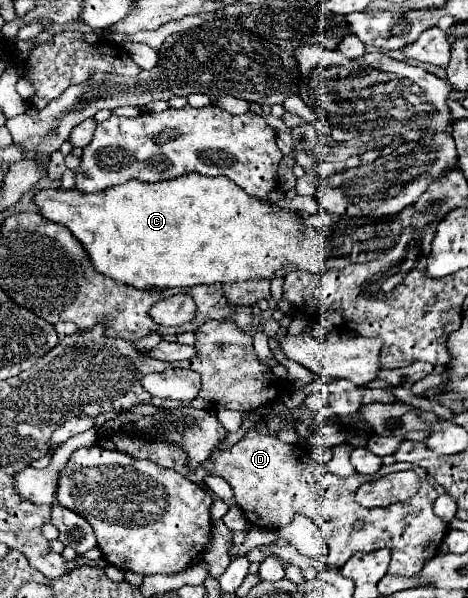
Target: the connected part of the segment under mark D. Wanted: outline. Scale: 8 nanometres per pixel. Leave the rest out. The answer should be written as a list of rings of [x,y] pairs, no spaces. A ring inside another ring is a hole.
[[[249,429],[247,435],[237,441],[235,445],[227,447],[227,449],[219,449],[213,451],[213,455],[199,465],[197,469],[185,469],[187,459],[185,459],[185,451],[183,447],[175,445],[175,443],[167,443],[167,441],[149,441],[143,435],[131,435],[131,433],[99,433],[97,443],[103,449],[111,449],[111,451],[121,451],[127,453],[135,459],[149,459],[161,467],[173,469],[181,475],[185,475],[187,479],[191,479],[193,483],[201,485],[203,479],[207,475],[217,475],[223,477],[231,489],[233,489],[233,499],[235,503],[243,509],[243,513],[247,515],[247,519],[251,521],[251,525],[261,527],[261,529],[279,529],[285,527],[293,521],[295,515],[303,513],[305,517],[313,519],[315,523],[319,523],[321,531],[325,533],[328,544],[327,562],[334,568],[341,568],[353,553],[361,553],[361,551],[375,551],[379,547],[387,547],[391,551],[391,563],[389,563],[389,575],[405,575],[411,577],[417,571],[423,569],[425,561],[429,557],[435,557],[439,551],[439,545],[443,541],[443,537],[447,535],[447,523],[443,519],[439,519],[433,513],[433,503],[437,499],[437,491],[433,485],[423,485],[411,499],[407,501],[392,504],[388,507],[375,507],[375,509],[365,509],[355,501],[355,493],[359,489],[359,485],[363,483],[363,475],[355,473],[351,477],[339,477],[335,473],[329,471],[327,465],[315,461],[313,457],[309,457],[305,453],[305,449],[301,445],[289,445],[283,443],[277,433],[261,433],[257,429]]]

